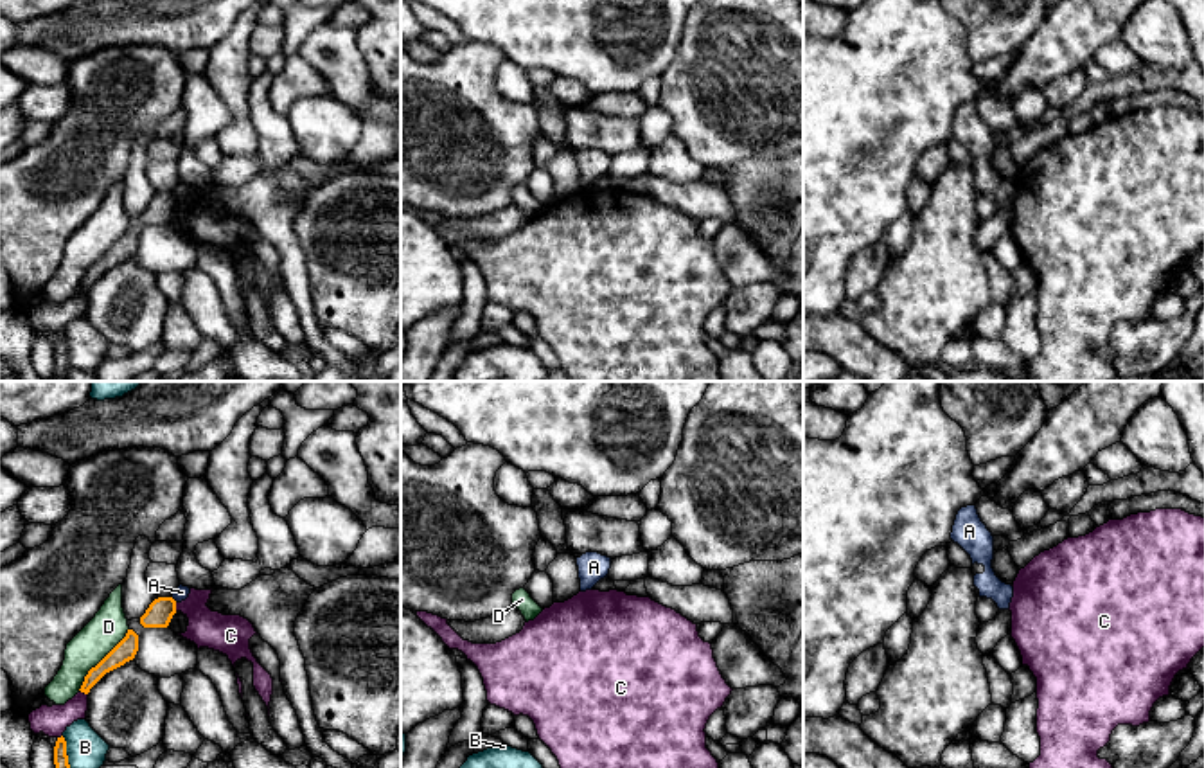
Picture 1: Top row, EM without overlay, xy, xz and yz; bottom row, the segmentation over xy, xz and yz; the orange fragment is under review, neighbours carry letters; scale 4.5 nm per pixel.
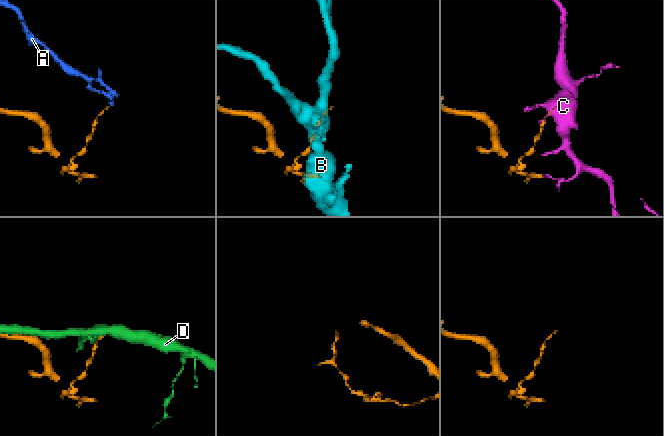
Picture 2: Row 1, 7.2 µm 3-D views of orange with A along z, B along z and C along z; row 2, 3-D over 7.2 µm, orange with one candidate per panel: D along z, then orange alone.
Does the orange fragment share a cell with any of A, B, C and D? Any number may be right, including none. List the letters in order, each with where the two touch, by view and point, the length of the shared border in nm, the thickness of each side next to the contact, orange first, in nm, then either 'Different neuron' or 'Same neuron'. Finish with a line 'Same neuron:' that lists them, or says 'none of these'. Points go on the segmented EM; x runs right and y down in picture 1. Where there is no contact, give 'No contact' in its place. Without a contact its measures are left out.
A: Touches orange at xy (173, 599). Shared border 40 nm. Thickness 120 nm (orange) against 70 nm. Different neuron
B: Touches orange at xy (65, 752). Shared border 150 nm. Thickness 60 nm (orange) against 170 nm. Different neuron
C: Touches orange at xy (175, 607). Shared border 40 nm. Thickness 120 nm (orange) against 170 nm. Different neuron
D: Touches orange at xy (103, 659). Shared border 360 nm. Thickness 90 nm (orange) against 160 nm. Different neuron
Same neuron: none of these

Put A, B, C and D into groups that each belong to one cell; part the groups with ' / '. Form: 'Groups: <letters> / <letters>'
Groups: A / B / C / D

